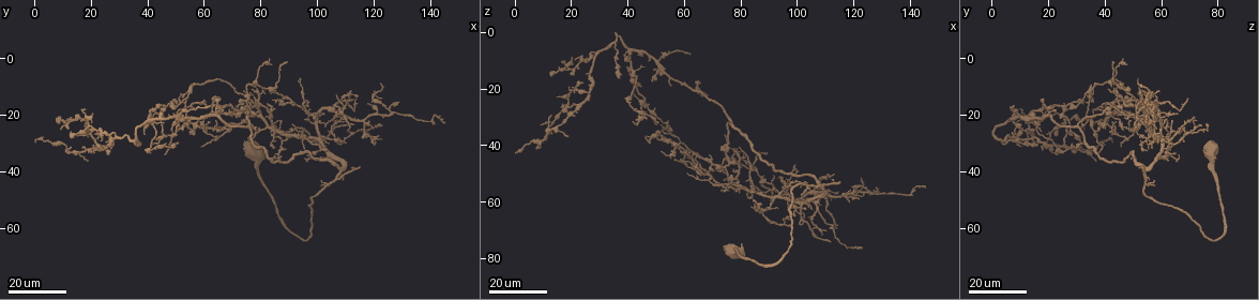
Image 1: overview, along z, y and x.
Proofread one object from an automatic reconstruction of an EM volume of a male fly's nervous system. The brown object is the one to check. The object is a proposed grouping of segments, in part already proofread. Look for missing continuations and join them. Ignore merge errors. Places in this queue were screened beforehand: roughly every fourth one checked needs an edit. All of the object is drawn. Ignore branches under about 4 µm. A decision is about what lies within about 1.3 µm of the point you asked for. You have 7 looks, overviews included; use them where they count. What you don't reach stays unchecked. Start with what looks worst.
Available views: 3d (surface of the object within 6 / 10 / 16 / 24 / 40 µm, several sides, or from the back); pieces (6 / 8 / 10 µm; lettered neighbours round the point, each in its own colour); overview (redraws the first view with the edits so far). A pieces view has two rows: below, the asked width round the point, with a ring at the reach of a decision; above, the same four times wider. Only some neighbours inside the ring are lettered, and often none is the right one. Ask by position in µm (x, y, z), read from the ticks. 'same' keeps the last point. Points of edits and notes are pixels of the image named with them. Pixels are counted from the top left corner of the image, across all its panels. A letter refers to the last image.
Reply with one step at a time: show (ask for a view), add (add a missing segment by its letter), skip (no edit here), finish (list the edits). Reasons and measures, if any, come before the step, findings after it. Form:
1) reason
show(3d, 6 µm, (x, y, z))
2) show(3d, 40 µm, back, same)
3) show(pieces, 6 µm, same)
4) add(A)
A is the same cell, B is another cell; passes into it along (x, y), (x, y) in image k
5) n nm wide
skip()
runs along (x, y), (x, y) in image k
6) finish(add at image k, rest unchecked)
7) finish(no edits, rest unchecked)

an open end
show(3d, 16 µm, (115, 39, 52))

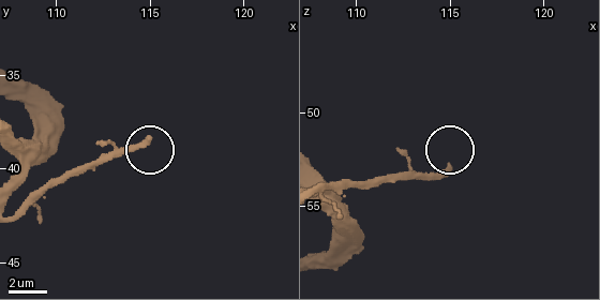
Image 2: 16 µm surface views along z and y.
show(pieces, 8 µm, (115.0, 38.4, 53.0))

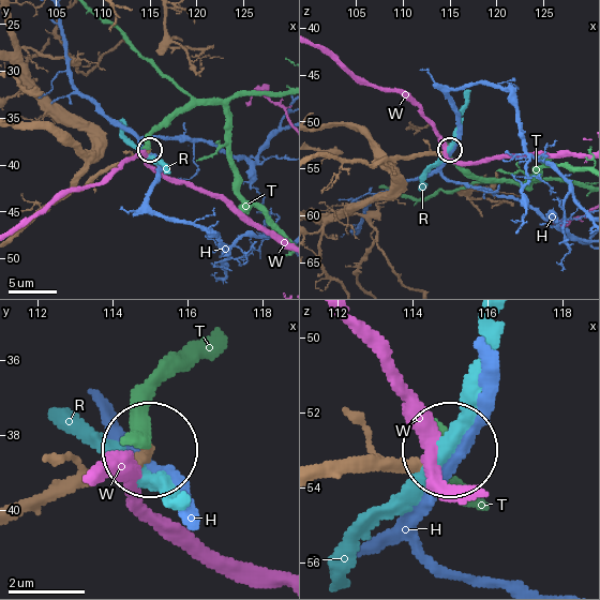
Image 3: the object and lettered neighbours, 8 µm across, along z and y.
skip()
H, R, T and W are other cells; runs along (18, 516), (149, 452) in image 3; none of them fits

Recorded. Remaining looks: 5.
branch stops here
show(3d, 16 µm, (112, 24, 74))

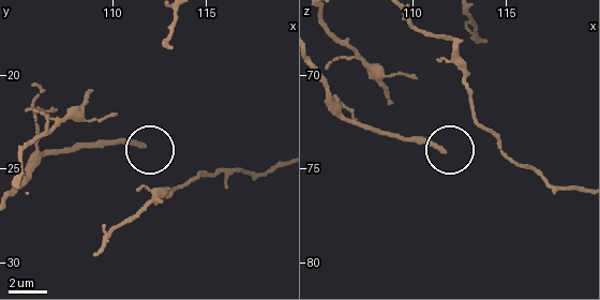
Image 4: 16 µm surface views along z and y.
zoom in
show(3d, 6 µm, (111.6, 23.6, 73.9))

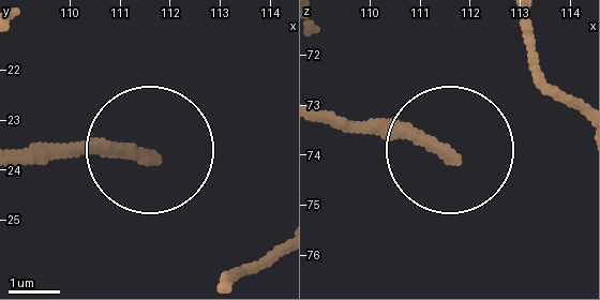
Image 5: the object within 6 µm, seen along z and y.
show(pieces, 8 µm, (111.55, 23.75, 73.95))

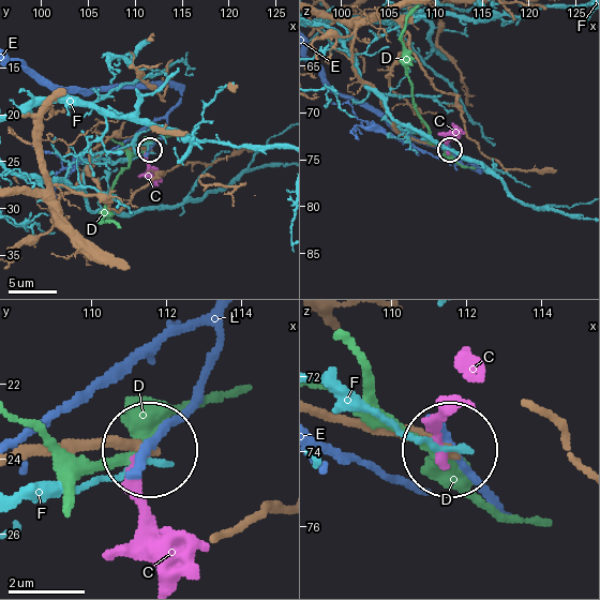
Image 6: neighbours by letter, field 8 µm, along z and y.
skip()
C, D, E and F are other cells; runs along (323, 410), (444, 443) in image 6; no lettered segment goes on from it

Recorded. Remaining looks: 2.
free end
show(3d, 16 µm, (114, 14, 69))

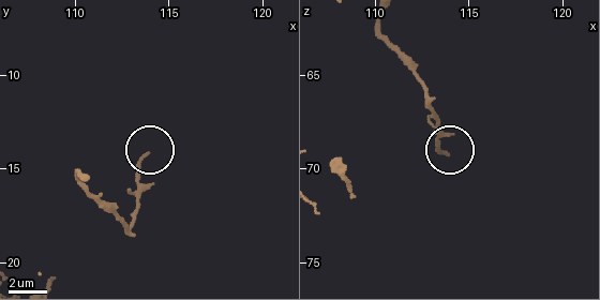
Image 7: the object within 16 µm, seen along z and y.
see the neighbours
show(pieces, 10 µm, (113.8, 14.3, 69.1))

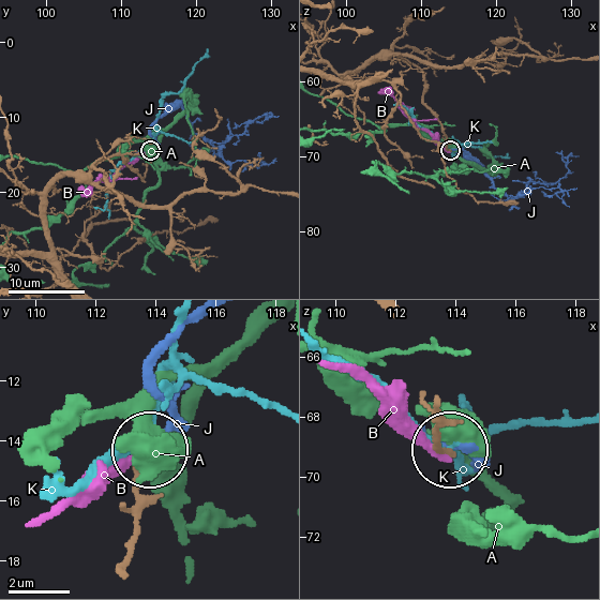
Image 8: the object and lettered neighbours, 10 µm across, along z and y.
140 nm wide
skip()
A, B, J and K are other cells; none of them fits

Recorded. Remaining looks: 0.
finish(no edits, rest unchecked)

